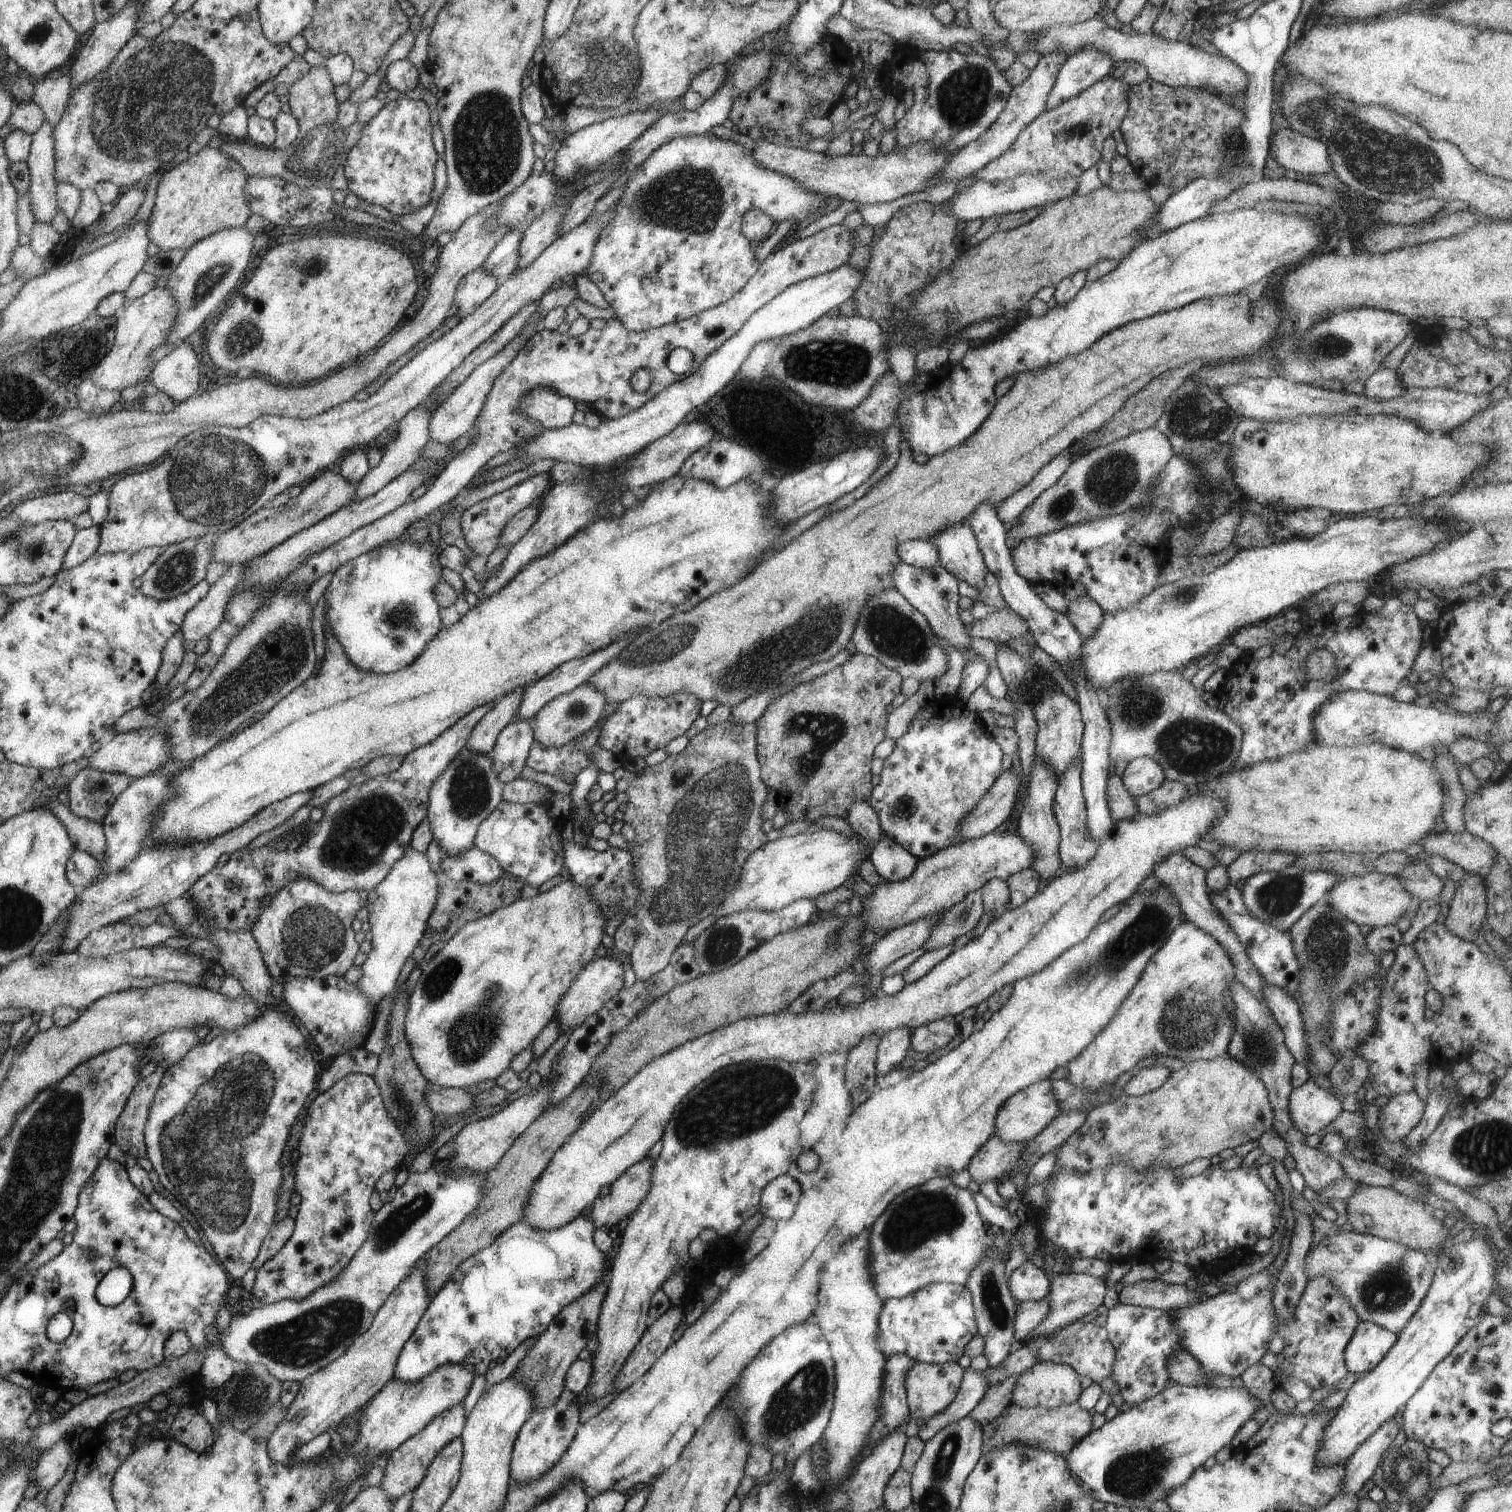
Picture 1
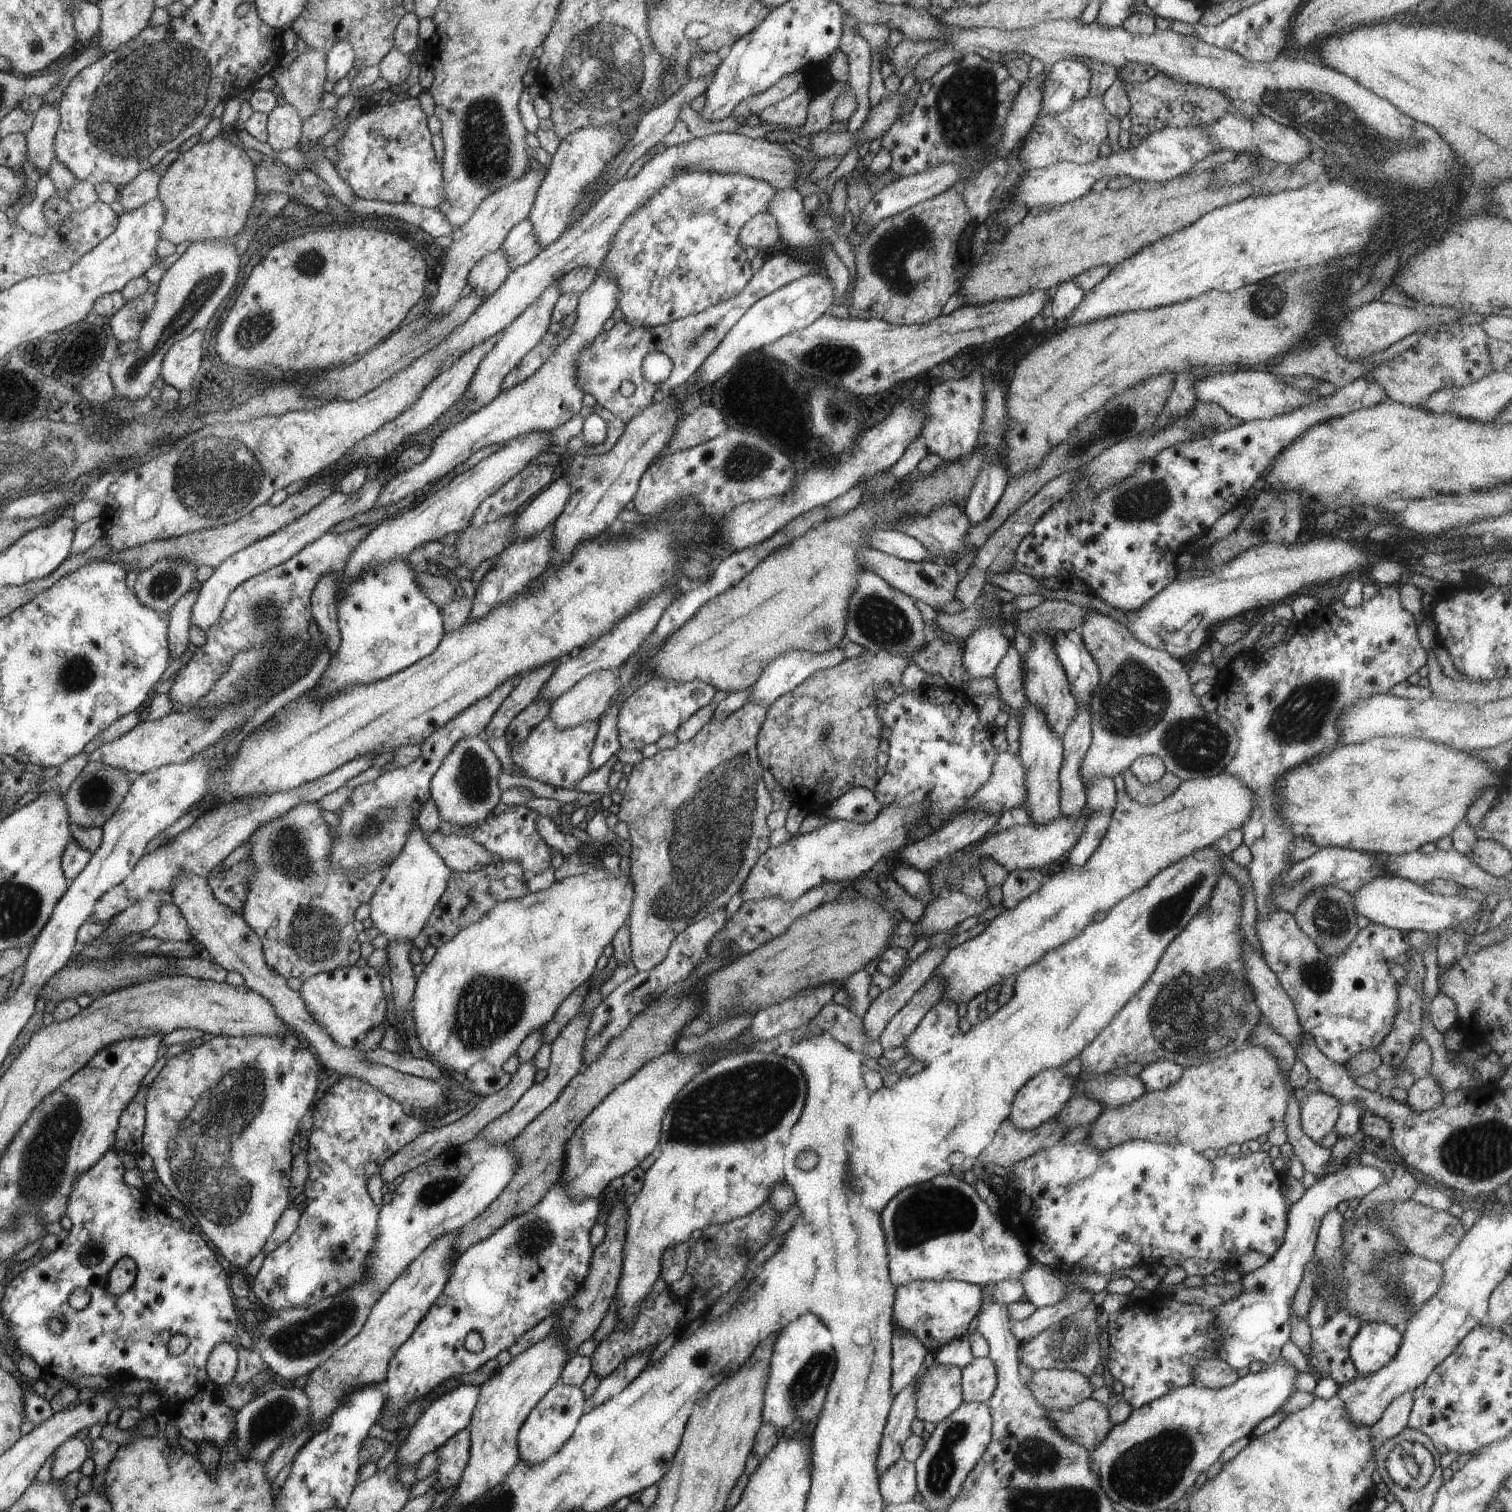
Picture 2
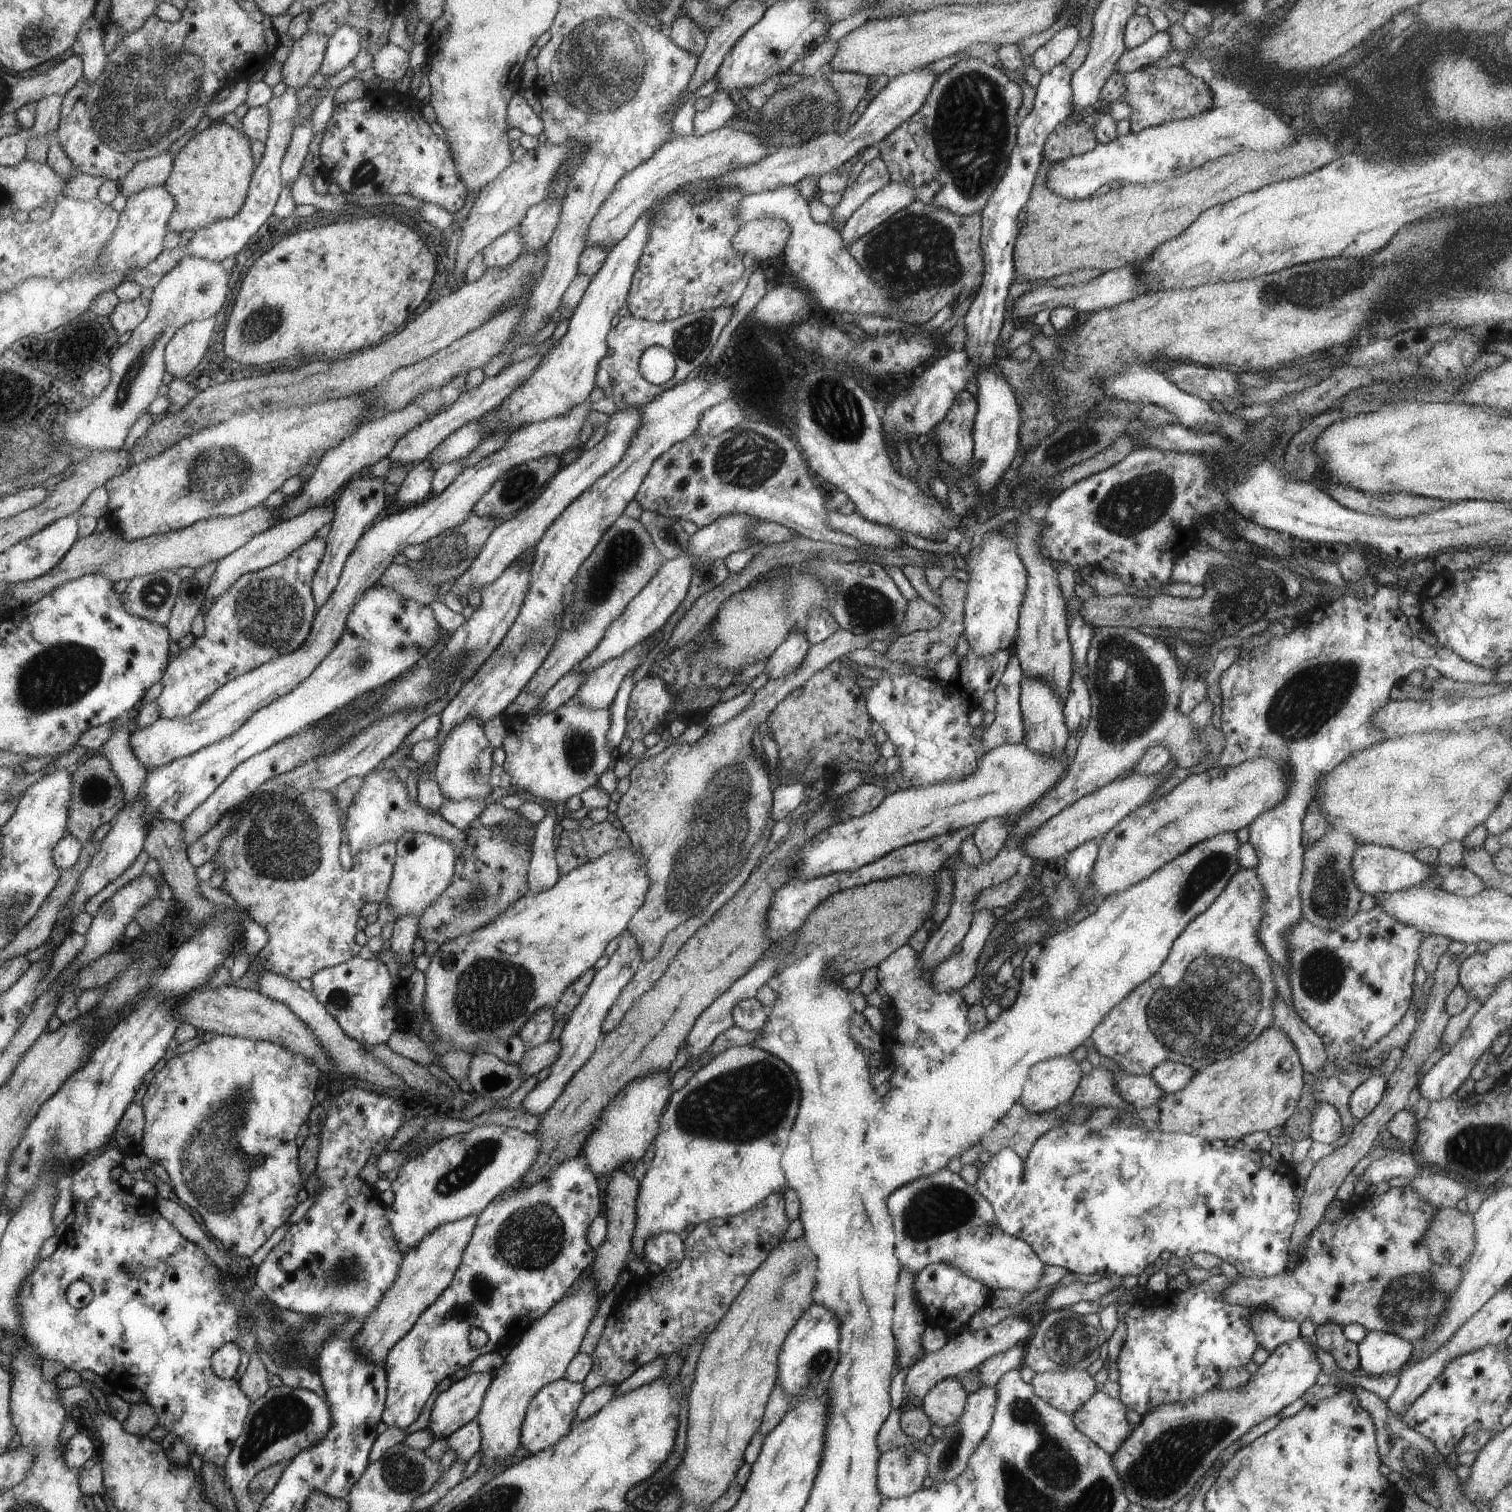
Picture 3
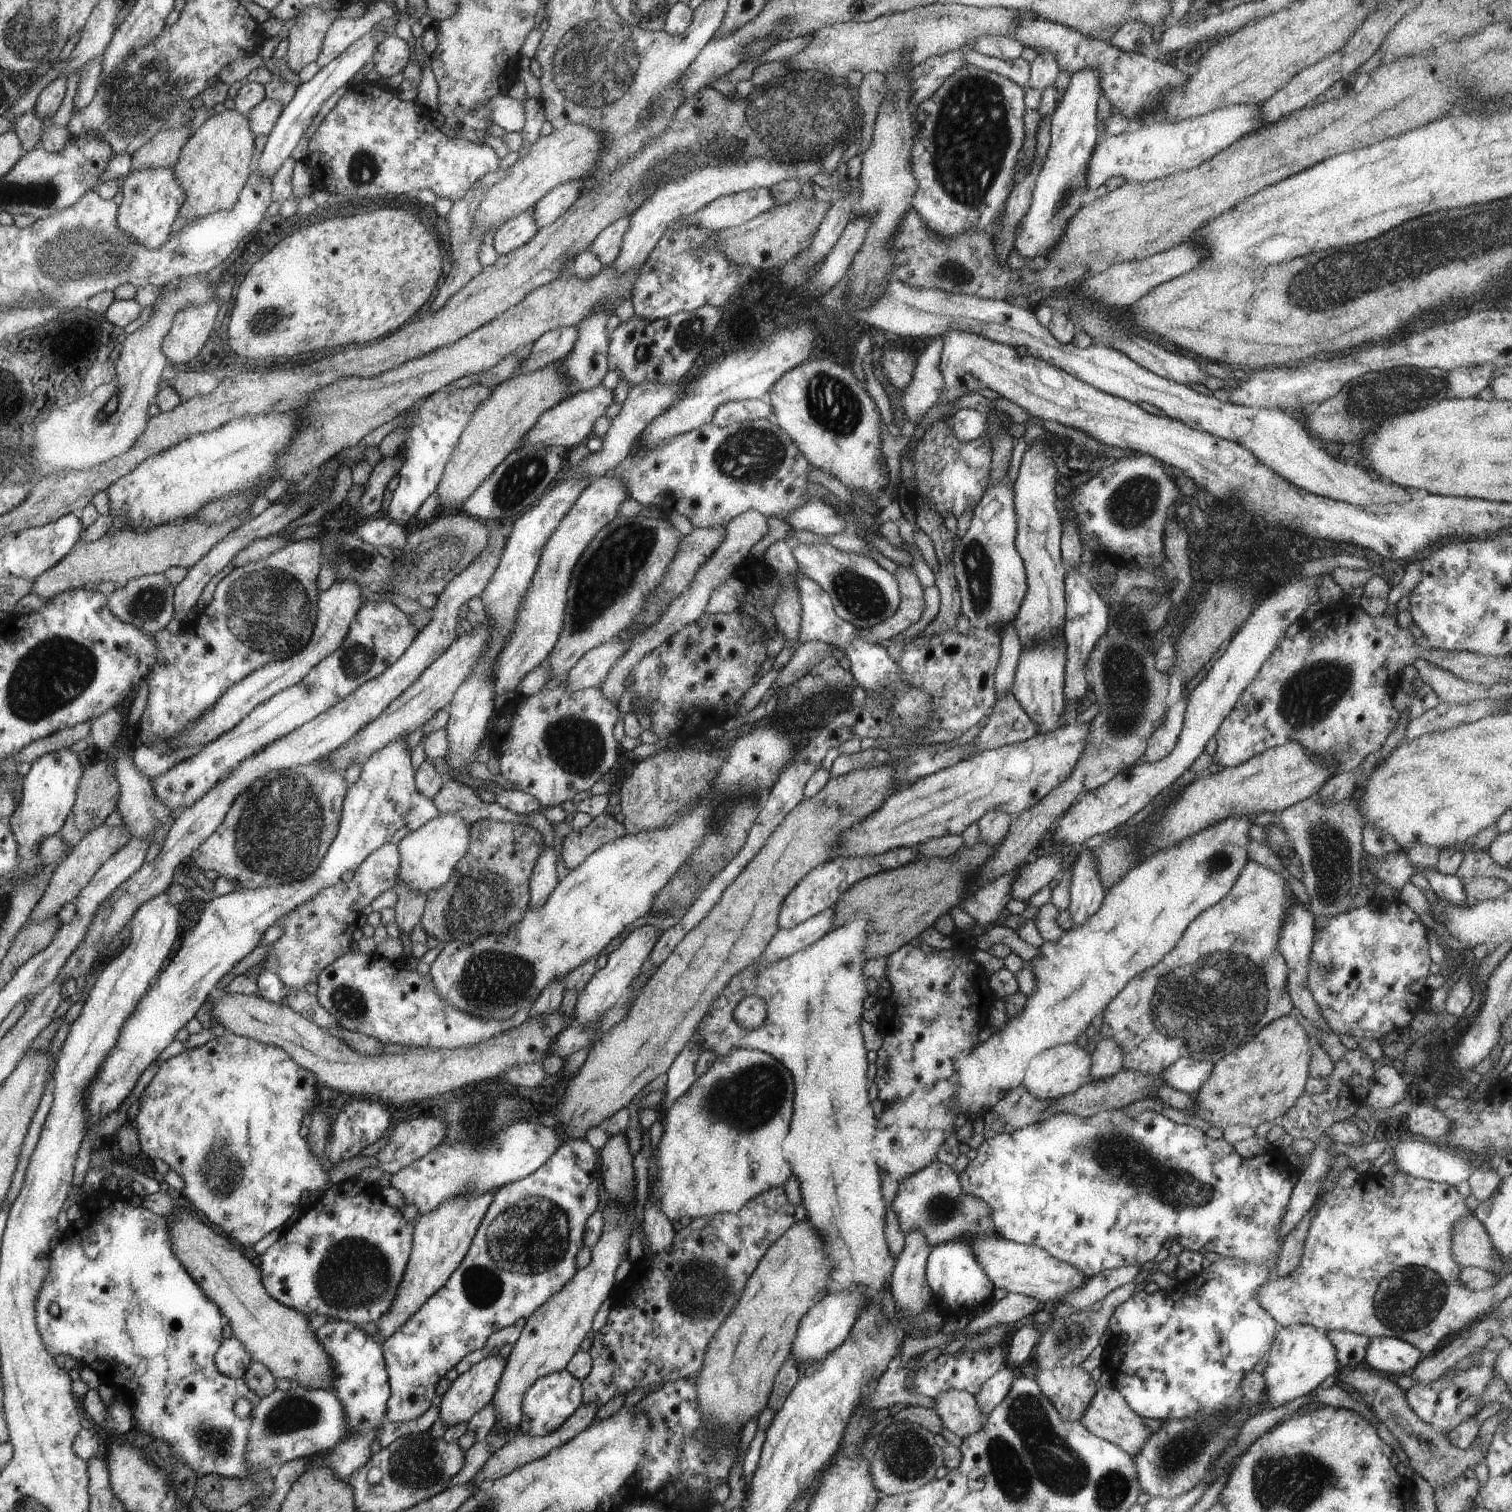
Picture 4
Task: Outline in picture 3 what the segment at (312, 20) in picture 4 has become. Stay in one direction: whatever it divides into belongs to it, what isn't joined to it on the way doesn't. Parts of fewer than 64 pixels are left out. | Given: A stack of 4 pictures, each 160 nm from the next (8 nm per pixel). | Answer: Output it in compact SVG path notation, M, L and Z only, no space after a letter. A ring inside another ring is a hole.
M308 30L302 38L294 40L288 59L282 66L282 83L287 90L298 91L308 85L315 72L319 72L328 49L326 34Z

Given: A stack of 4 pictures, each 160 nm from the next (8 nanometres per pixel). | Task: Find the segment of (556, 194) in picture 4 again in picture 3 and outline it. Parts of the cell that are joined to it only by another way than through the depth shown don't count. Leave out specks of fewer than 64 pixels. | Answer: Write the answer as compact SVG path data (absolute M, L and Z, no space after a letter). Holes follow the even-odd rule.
M546 198L529 210L520 225L520 236L524 240L524 249L530 252L544 250L544 246L558 228L560 214L562 214L564 198Z

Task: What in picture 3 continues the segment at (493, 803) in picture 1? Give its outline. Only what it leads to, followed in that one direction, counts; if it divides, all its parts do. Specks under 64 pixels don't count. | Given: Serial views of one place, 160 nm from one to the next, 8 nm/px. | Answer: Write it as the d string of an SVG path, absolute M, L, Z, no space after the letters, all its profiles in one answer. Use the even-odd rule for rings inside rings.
M470 716L456 728L452 728L439 747L432 779L438 782L444 797L448 800L456 800L456 802L466 798L486 800L492 794L492 786L488 778L490 778L490 770L494 768L492 764L494 750L490 748L490 742L486 740L482 726L484 722Z

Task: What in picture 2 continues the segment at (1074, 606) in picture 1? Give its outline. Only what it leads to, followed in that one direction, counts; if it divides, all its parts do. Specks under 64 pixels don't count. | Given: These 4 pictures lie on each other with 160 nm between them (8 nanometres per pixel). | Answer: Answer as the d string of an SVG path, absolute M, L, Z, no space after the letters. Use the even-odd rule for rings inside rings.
M1090 611L1082 622L1082 641L1098 664L1100 682L1094 688L1089 708L1092 714L1092 744L1084 756L1080 774L1084 786L1094 778L1114 778L1143 755L1162 758L1167 772L1176 774L1182 781L1209 778L1225 771L1230 760L1238 750L1238 736L1230 722L1220 718L1217 713L1206 712L1192 692L1188 665L1170 656L1164 650L1157 650L1142 644L1134 634L1120 622L1097 611Z

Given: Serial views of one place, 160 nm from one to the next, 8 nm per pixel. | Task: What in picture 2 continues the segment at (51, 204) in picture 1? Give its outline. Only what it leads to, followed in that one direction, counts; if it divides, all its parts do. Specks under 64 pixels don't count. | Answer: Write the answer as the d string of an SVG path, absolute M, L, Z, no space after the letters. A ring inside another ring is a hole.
M44 104L35 114L34 123L32 129L27 133L28 139L28 158L36 170L40 170L40 174L48 175L48 168L50 164L54 162L54 142L55 135L60 127L60 114L59 108L56 106L50 106L50 104Z

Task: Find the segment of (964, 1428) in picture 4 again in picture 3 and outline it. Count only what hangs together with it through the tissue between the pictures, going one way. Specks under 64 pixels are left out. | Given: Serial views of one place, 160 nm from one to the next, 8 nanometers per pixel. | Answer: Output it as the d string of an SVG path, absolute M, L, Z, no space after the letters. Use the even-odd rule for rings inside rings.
M946 1378L938 1382L923 1397L922 1410L930 1418L932 1425L946 1428L964 1414L969 1394L964 1390L958 1378Z

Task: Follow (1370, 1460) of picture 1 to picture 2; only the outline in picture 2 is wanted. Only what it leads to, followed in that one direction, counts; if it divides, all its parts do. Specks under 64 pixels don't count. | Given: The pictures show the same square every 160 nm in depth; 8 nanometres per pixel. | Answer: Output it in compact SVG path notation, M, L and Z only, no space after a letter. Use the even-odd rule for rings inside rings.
M1414 1391L1404 1392L1388 1404L1381 1420L1378 1420L1374 1427L1370 1429L1370 1432L1372 1432L1372 1448L1377 1450L1382 1446L1384 1440L1388 1440L1392 1436L1398 1436L1404 1428L1407 1428L1413 1402Z

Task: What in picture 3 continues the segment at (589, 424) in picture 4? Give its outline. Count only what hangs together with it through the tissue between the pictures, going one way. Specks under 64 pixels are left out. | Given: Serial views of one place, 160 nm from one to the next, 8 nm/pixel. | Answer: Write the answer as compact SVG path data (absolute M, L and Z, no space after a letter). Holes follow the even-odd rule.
M586 398L585 402L578 404L565 416L534 422L516 429L502 449L490 454L490 458L484 458L476 466L465 468L442 494L432 495L424 503L410 506L402 512L385 513L374 522L370 530L365 530L358 540L357 548L346 560L334 592L330 594L326 604L317 608L316 620L305 645L294 653L282 655L274 661L250 670L249 673L234 678L189 716L172 720L158 719L151 726L132 732L130 746L140 763L150 772L157 767L170 765L180 758L195 754L198 750L231 736L249 721L252 714L301 685L337 647L342 634L346 632L346 622L354 606L372 586L378 583L386 568L393 564L397 554L402 555L406 546L429 542L430 538L438 537L438 534L462 525L462 522L473 514L474 504L490 491L494 482L497 482L506 470L514 469L514 466L521 466L530 460L538 460L552 454L564 454L574 449L578 444L581 429L592 411L591 406L592 400Z

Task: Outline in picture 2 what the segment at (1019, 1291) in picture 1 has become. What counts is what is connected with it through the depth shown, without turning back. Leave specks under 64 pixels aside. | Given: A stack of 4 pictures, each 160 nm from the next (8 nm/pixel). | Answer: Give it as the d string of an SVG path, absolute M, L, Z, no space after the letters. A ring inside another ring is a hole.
M1032 1261L1020 1278L1024 1290L1023 1301L1037 1308L1054 1306L1068 1294L1066 1284L1057 1278L1057 1272Z

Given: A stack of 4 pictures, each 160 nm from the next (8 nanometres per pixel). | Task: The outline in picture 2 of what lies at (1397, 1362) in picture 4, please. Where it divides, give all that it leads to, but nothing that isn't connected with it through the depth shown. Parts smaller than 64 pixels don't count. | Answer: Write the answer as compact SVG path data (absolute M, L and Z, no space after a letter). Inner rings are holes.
M1370 1322L1364 1324L1351 1341L1350 1360L1359 1375L1375 1374L1394 1360L1400 1344L1401 1328Z

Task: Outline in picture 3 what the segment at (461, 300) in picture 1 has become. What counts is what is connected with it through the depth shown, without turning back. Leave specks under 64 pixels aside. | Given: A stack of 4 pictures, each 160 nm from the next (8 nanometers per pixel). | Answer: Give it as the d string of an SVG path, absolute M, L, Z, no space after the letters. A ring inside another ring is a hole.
M520 225L513 230L508 230L497 241L490 242L490 245L482 254L484 255L484 266L487 268L506 268L512 262L518 260L518 256L523 254L524 240L520 236Z

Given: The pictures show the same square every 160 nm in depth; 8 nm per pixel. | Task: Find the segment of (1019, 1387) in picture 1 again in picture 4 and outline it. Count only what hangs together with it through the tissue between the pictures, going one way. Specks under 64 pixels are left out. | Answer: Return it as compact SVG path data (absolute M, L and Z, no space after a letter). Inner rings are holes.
M1081 1366L1034 1370L1042 1394L1055 1406L1058 1414L1063 1419L1079 1421L1098 1390L1090 1373Z

